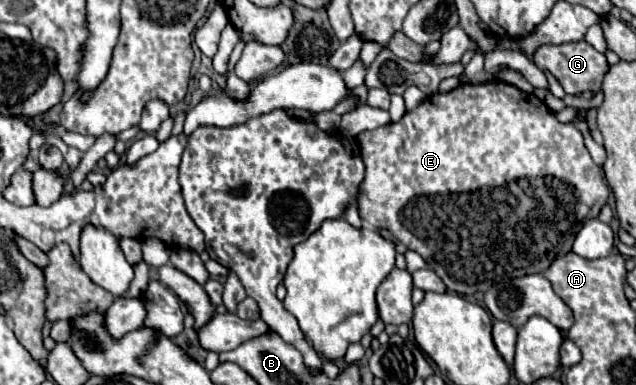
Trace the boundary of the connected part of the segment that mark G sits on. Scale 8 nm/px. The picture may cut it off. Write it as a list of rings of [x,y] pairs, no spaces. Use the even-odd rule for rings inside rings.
[[[583,40],[575,42],[575,44],[557,44],[557,46],[555,44],[543,44],[535,50],[533,62],[539,70],[551,72],[559,80],[563,90],[571,96],[577,96],[577,94],[583,94],[583,92],[597,94],[601,90],[601,80],[603,80],[605,72],[609,70],[605,56]]]

